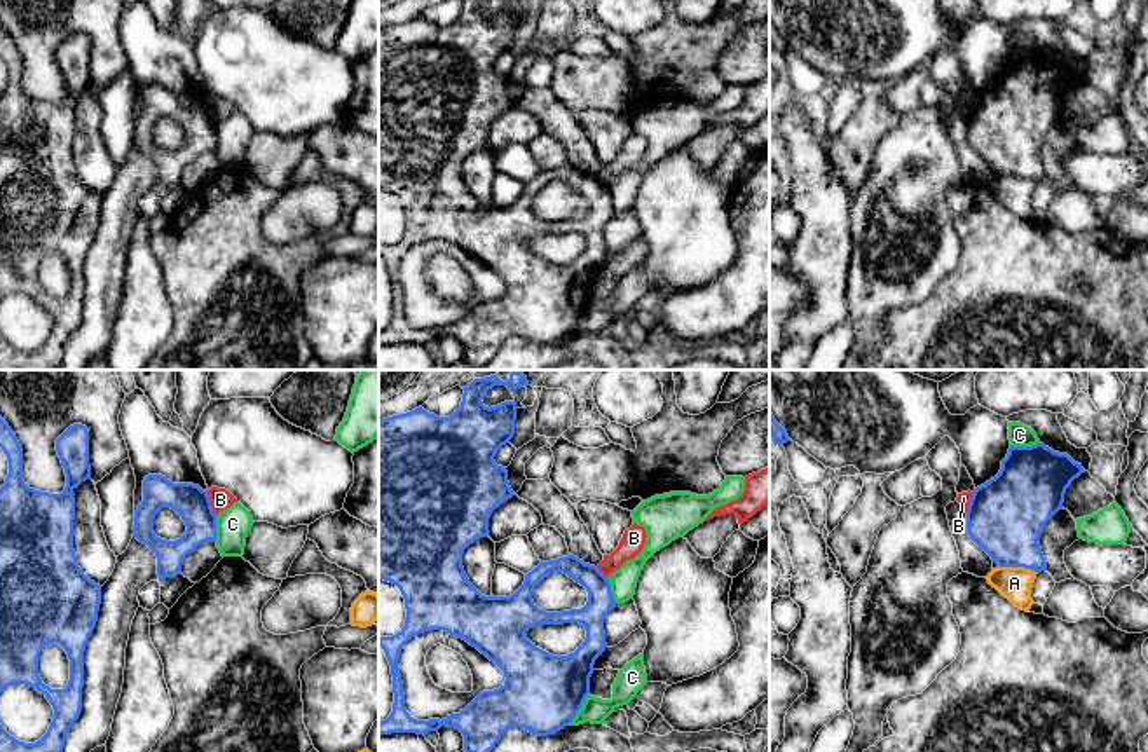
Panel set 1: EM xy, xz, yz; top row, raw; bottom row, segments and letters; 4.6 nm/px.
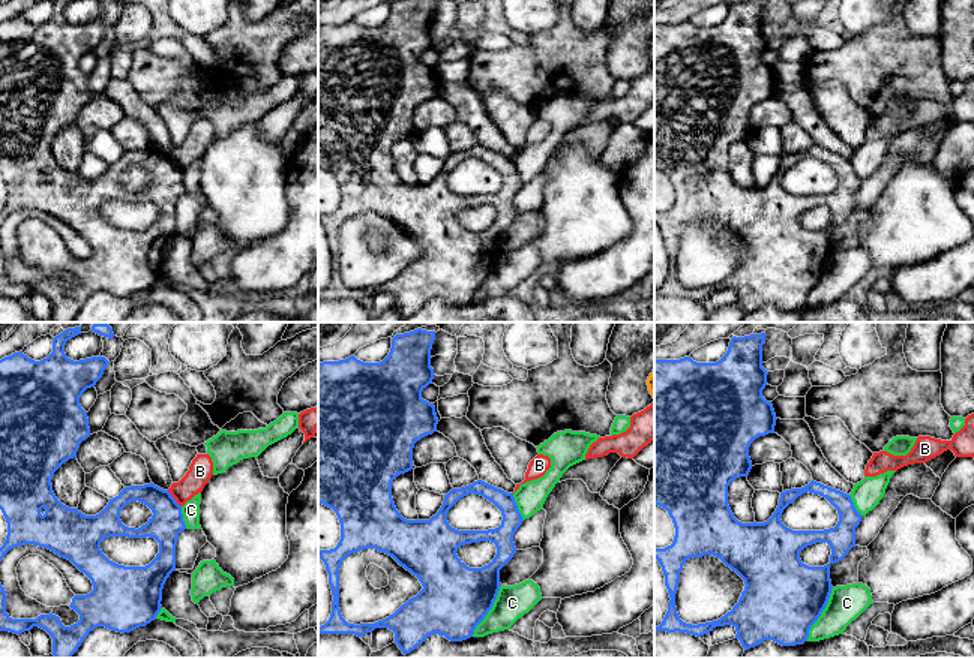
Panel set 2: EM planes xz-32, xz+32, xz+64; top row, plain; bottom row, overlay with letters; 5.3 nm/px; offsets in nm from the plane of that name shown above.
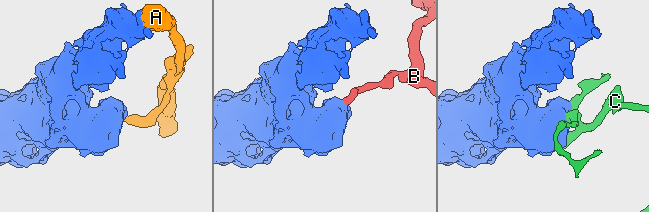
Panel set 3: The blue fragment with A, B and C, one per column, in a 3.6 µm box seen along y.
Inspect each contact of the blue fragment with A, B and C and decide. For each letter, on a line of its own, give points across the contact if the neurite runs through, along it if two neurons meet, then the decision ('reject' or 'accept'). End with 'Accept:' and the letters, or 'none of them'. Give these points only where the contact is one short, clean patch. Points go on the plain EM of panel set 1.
A: reject
B: border xy (206, 100), (215, 124); reject
C: reject
Accept: none of them

